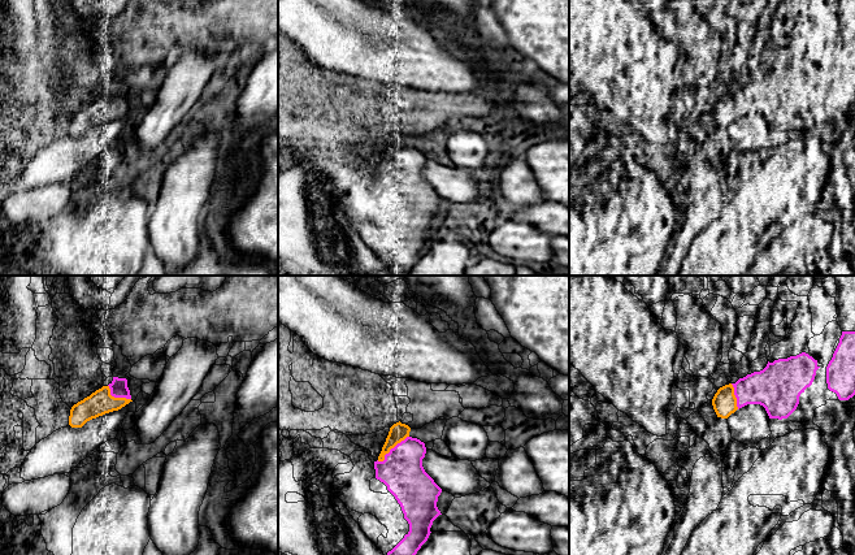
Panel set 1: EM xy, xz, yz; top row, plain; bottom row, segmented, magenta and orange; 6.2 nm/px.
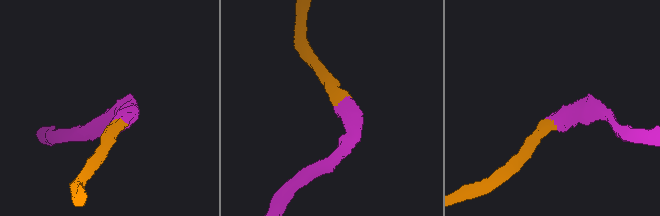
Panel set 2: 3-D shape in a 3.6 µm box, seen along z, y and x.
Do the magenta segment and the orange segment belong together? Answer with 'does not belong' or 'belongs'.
belongs

